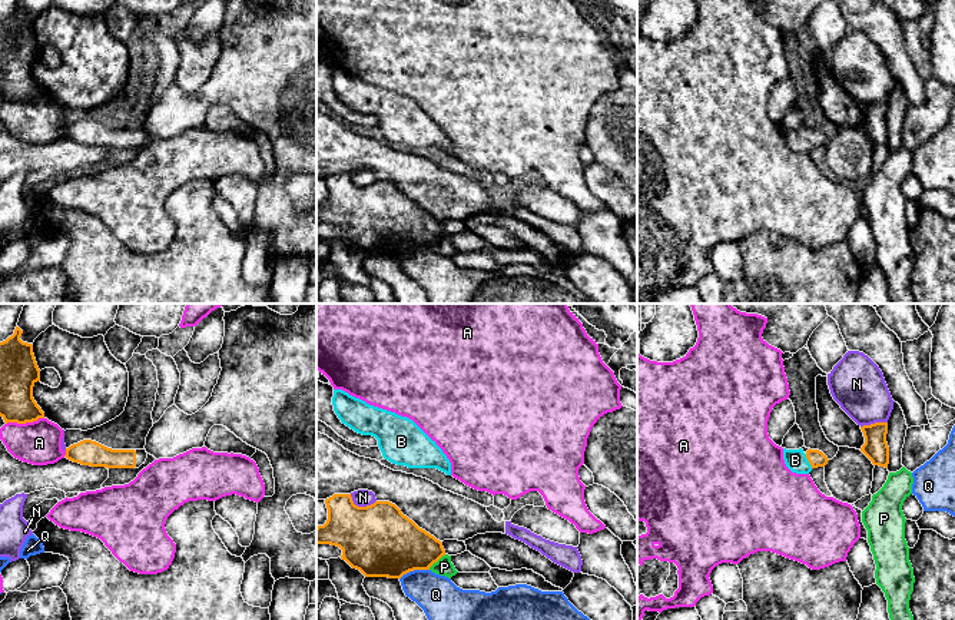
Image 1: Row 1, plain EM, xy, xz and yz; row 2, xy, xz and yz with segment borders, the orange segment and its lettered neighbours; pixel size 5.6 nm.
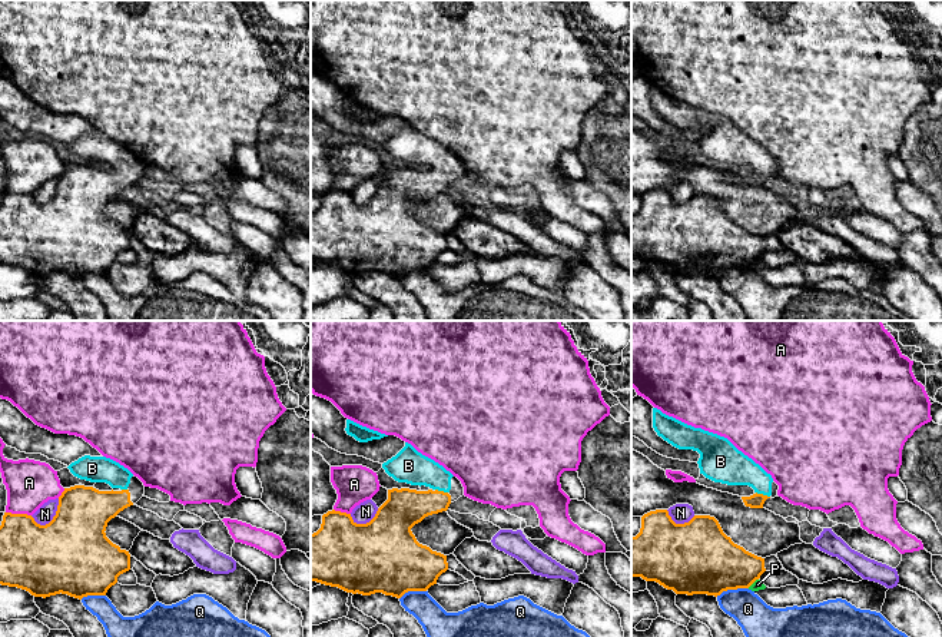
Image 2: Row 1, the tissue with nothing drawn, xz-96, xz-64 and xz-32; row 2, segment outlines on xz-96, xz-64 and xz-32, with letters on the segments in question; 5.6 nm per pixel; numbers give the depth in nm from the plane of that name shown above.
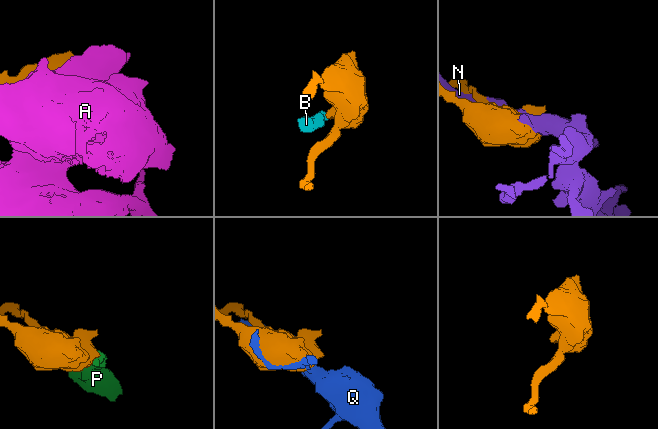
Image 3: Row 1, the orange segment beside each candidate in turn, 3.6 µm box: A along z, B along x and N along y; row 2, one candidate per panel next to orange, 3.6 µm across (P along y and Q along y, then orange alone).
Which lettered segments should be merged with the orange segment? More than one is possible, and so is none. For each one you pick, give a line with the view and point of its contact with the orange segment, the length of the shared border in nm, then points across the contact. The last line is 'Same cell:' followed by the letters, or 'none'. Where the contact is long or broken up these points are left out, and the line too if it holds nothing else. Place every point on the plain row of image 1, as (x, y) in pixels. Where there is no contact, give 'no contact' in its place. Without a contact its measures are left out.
B: yz (808, 139) | 90 nm | across yz (816, 138), (808, 139), (795, 139)
Same cell: B

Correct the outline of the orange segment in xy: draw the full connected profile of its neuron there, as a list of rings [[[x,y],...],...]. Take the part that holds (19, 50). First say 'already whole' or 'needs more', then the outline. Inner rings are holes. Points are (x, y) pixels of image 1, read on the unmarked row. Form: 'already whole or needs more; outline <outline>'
already whole; outline [[[16,6],[14,13],[0,21],[0,96],[4,102],[26,103],[44,97],[44,92],[33,77],[33,66],[40,60],[33,24],[20,19],[23,10]]]

